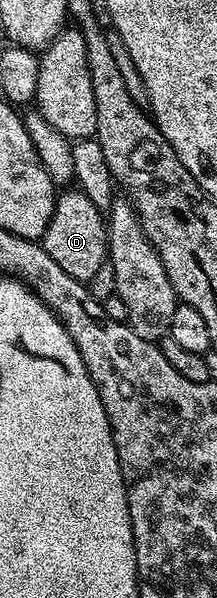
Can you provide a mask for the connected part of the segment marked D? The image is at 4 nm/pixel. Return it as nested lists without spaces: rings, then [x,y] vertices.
[[[67,189],[56,196],[53,217],[41,240],[53,261],[69,277],[82,283],[91,280],[107,259],[107,228],[102,210],[78,189]]]

